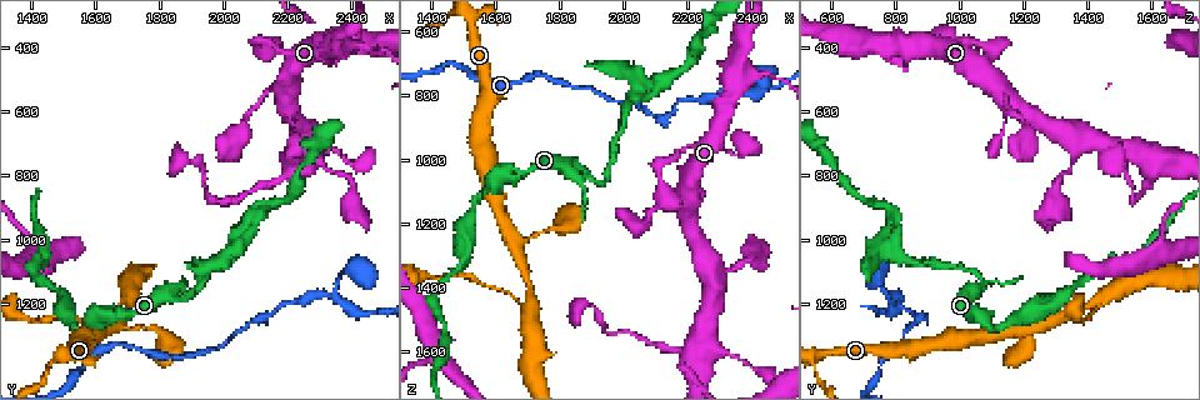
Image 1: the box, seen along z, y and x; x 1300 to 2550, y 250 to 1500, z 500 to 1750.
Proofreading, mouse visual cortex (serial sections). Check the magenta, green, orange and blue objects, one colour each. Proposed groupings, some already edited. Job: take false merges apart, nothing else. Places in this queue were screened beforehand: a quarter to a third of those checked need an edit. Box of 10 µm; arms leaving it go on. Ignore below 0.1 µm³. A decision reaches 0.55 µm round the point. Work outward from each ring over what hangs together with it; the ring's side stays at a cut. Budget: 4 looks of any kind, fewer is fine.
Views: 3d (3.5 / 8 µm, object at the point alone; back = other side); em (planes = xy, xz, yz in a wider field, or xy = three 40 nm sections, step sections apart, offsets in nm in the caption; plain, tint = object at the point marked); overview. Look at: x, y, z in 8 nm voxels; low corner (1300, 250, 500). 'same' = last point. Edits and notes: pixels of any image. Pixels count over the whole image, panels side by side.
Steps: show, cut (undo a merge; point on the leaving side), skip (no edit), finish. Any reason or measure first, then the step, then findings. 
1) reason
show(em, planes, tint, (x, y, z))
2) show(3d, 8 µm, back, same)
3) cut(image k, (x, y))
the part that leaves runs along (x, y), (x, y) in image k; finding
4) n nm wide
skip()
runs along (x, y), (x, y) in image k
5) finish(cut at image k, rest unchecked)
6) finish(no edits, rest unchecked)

abrupt turn
show(3d, 3.5 µm, (2140, 1230, 870))

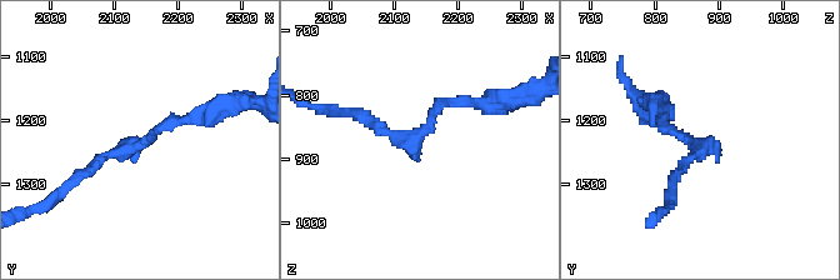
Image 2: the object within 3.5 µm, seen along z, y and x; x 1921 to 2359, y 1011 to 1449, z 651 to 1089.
arms of 150, 150 nm
show(em, xy, step 1, tint, (2130, 1235, 865))

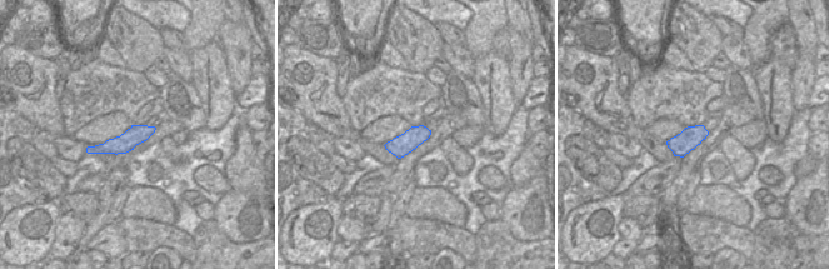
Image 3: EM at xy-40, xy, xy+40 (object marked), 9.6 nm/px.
200 nm wide
skip()
runs along (151, 129), (123, 144), (90, 150) in image 3; continuous, no second cell

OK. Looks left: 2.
three-way junction
show(3d, 8 µm, (1700, 1190, 1450))

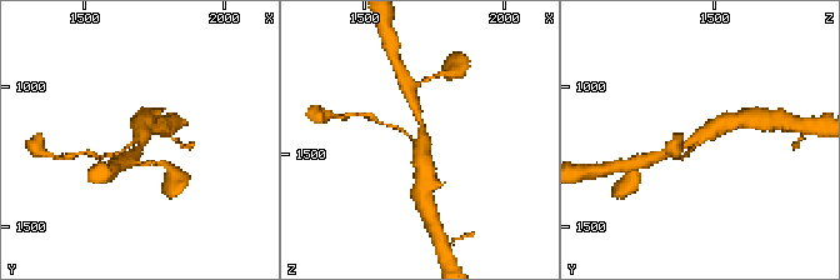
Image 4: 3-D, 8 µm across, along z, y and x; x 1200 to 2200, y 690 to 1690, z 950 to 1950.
3 arms; arms of 100, 250, 450 nm
show(em, xy, step 3, tint, same)

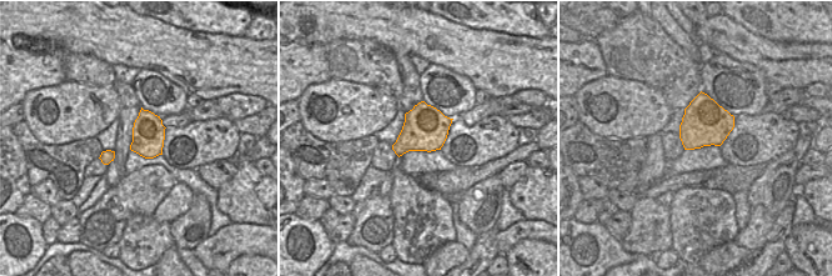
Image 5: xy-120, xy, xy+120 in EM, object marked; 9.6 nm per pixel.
440 nm wide
skip()
runs along (669, 153), (695, 141), (728, 120) in image 4; continuous, no second cell

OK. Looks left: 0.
finish(no edits, rest unchecked)

